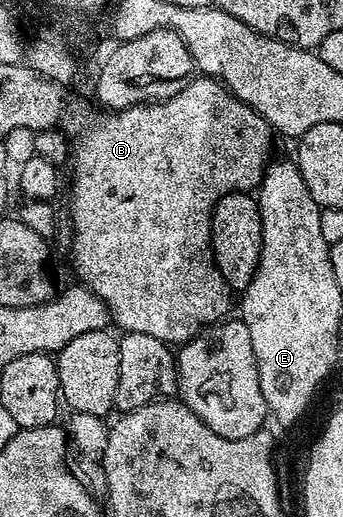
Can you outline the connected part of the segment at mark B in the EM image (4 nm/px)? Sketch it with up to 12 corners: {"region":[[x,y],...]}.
{"region":[[214,77],[91,114],[71,261],[123,333],[226,318],[215,204],[271,124]]}

